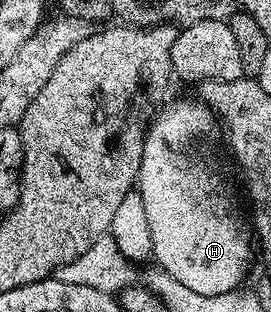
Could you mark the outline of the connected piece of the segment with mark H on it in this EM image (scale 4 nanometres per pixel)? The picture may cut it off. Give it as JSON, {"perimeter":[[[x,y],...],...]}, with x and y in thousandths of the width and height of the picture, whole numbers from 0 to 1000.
{"perimeter":[[[738,317],[712,321],[653,321],[642,333],[624,333],[579,375],[565,385],[565,401],[528,423],[520,465],[528,468],[528,494],[520,497],[520,529],[513,532],[513,558],[498,593],[502,612],[520,619],[528,635],[528,673],[542,673],[542,724],[557,724],[557,788],[565,792],[561,830],[616,878],[631,878],[631,891],[646,891],[646,904],[675,904],[675,917],[690,917],[690,929],[720,929],[720,942],[749,942],[753,949],[790,949],[793,942],[838,942],[841,936],[878,933],[893,920],[889,910],[904,897],[904,881],[919,872],[919,843],[934,833],[934,795],[941,808],[941,769],[926,753],[923,721],[897,696],[875,683],[875,654],[841,628],[838,619],[815,615],[815,564],[756,516],[756,500],[742,490],[742,471],[753,468],[756,449],[771,449],[786,436],[786,420],[808,410],[804,375],[786,369],[779,349],[760,333],[745,333]]]}

